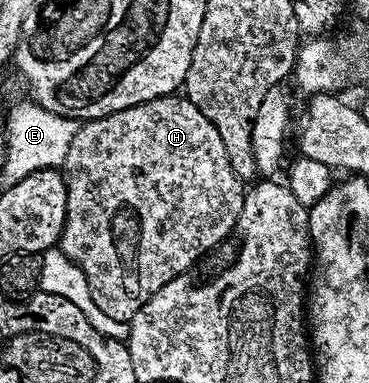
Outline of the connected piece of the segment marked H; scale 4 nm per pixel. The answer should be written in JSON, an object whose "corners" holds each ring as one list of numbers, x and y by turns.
{"corners":[[183,94,163,95,154,101,146,101,142,105,134,105,130,109,122,109,118,113,110,113,101,119,87,120,77,129,77,135,70,143,69,151,76,151,76,175,84,175,84,171,88,171,88,167,92,167,92,175,100,175,100,179,92,179,92,191,100,191,100,195,108,195,108,191,112,191,112,199,116,199,116,195,124,195,124,203,128,203,128,207,132,207,132,211,136,213,136,239,140,239,140,267,136,267,136,283,134,292,137,296,147,297,158,293,158,289,162,289,172,279,179,279,185,274,184,270,195,261,199,255,204,255,207,251,212,251,231,231,237,230,240,215,244,212,244,196,246,194,245,184,234,168,230,165,230,159,226,155,226,148,219,137,218,129,214,127,198,111,198,106,185,98]]}

